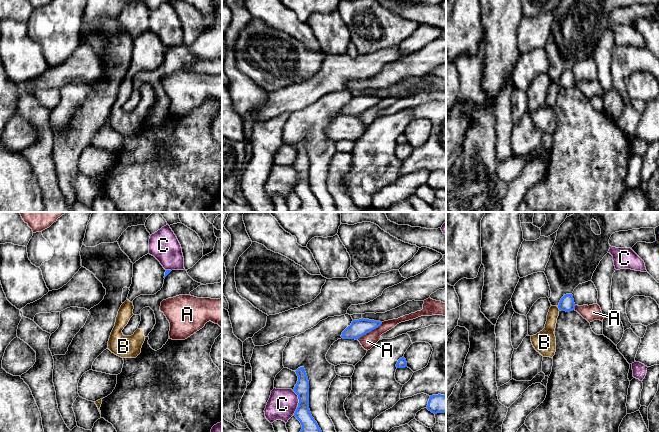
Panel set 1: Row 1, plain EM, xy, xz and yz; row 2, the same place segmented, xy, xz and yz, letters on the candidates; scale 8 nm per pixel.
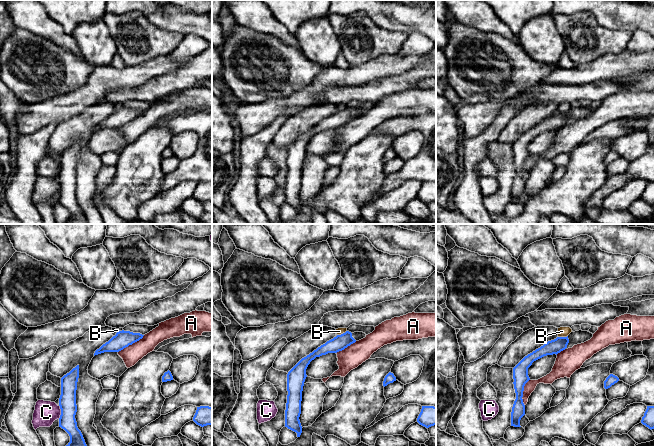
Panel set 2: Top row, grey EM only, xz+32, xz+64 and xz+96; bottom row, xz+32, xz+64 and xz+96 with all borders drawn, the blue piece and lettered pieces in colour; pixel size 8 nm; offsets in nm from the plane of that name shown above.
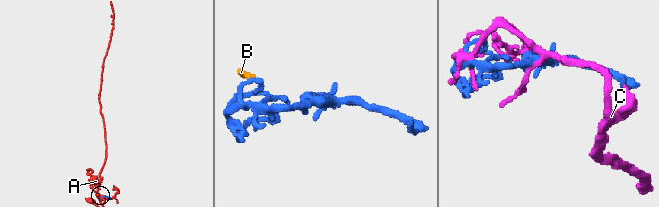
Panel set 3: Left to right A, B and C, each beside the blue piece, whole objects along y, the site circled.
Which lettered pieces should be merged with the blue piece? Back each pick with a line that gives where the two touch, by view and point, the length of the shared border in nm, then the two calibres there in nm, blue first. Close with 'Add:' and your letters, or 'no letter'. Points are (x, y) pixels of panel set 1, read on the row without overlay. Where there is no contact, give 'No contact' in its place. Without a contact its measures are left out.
Add: no letter

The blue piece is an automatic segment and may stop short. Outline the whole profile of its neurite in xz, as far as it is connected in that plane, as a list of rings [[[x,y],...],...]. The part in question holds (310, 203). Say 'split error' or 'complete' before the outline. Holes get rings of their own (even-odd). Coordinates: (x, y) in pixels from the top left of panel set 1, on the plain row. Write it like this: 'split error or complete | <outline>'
complete | [[[300,143],[295,148],[298,157],[293,167],[298,171],[299,179],[294,192],[302,201],[302,205],[297,212],[323,212],[309,185],[309,157],[305,145]]]

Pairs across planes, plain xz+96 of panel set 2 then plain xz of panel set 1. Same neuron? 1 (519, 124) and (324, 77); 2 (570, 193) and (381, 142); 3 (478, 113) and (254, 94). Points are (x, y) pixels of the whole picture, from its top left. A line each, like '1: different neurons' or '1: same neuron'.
1: different neurons
2: same neuron
3: different neurons

